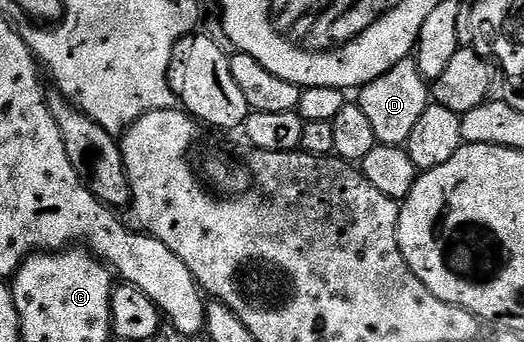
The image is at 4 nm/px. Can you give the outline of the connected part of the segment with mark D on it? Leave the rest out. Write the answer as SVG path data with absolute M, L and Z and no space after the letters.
M411 57L394 64L394 68L378 76L378 80L370 80L370 84L360 87L358 97L358 105L369 118L377 143L404 146L410 140L410 132L414 132L414 124L418 124L422 112L426 112L430 105L430 86L422 76L415 57Z

